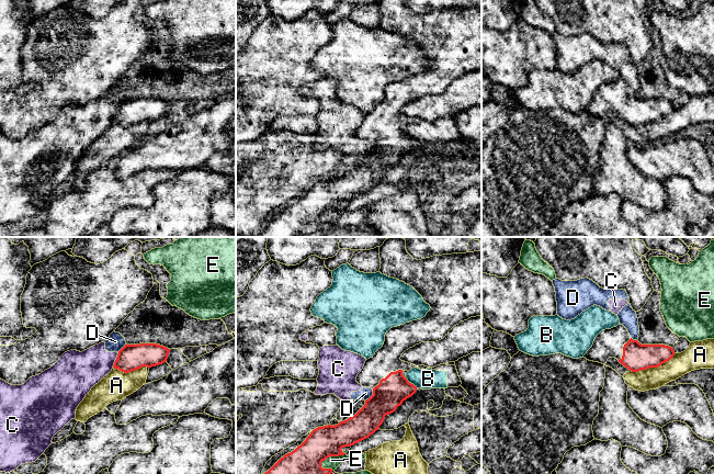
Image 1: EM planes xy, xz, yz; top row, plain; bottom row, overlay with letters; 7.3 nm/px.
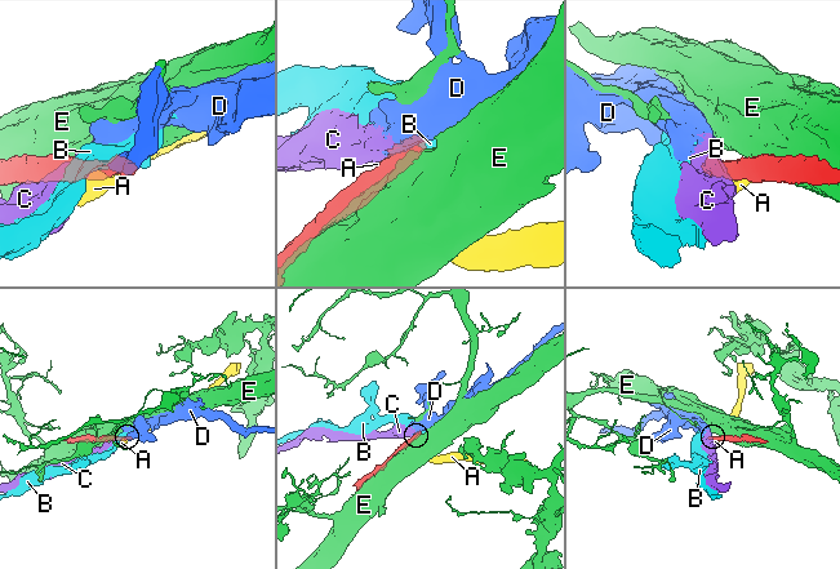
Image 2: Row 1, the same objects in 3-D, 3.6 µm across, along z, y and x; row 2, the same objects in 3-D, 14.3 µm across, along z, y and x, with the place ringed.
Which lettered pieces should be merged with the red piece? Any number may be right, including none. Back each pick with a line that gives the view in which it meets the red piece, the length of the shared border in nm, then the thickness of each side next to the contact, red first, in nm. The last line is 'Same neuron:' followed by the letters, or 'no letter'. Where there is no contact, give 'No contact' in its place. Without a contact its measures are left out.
Same neuron: no letter

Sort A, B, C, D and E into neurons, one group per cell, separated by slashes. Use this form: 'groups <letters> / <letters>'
groups A / B / C D / E

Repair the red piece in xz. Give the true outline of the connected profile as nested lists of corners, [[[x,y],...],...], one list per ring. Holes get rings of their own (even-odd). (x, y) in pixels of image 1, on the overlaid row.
[[[389,237],[379,247],[379,259],[379,272],[412,286],[430,305],[430,311],[421,319],[390,328],[385,335],[383,347],[365,361],[356,382],[363,387],[372,388],[373,395],[354,416],[335,426],[314,429],[301,445],[281,458],[264,474],[331,474],[331,469],[321,467],[322,461],[329,456],[344,455],[342,448],[369,438],[378,430],[386,415],[394,413],[404,400],[416,393],[417,386],[403,375],[404,371],[409,371],[416,365],[401,361],[401,354],[421,342],[439,341],[461,321],[481,315],[481,251],[417,260],[407,252],[404,238]]]

